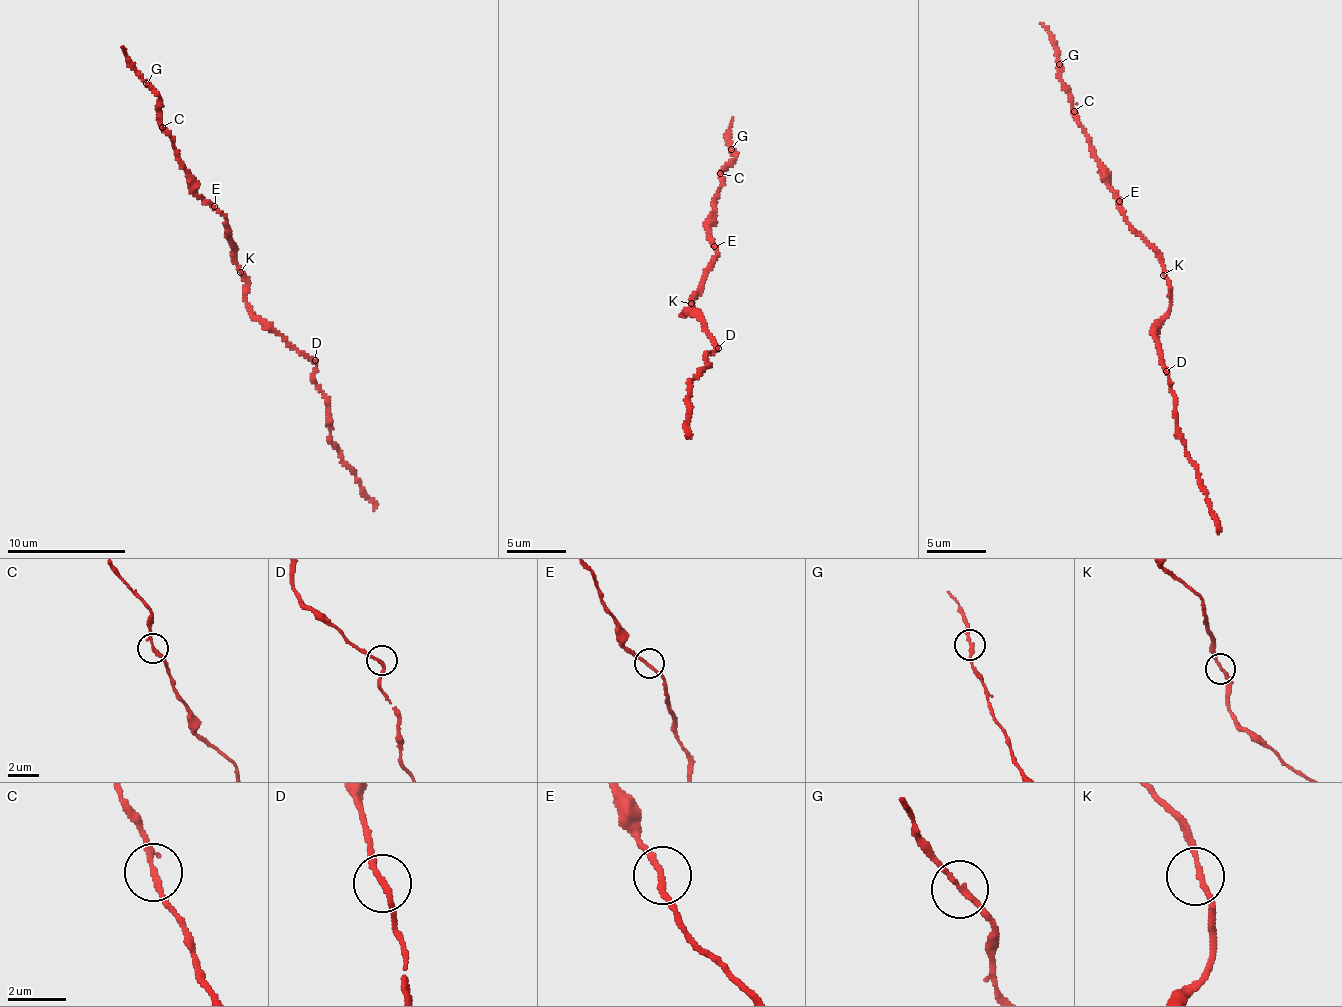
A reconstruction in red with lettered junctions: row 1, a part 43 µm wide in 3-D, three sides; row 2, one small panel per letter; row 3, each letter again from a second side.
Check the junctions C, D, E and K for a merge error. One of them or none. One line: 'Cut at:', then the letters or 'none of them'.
Cut at: none of them

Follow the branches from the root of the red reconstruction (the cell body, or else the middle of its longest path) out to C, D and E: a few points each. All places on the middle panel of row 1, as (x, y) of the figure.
C: (691, 306), (704, 276), (712, 269), (719, 253), (709, 226), (715, 222), (713, 205), (724, 181), (721, 174)
D: (691, 306), (689, 313), (681, 315), (700, 317), (718, 348)
E: (691, 306), (704, 276), (719, 256), (714, 246)

